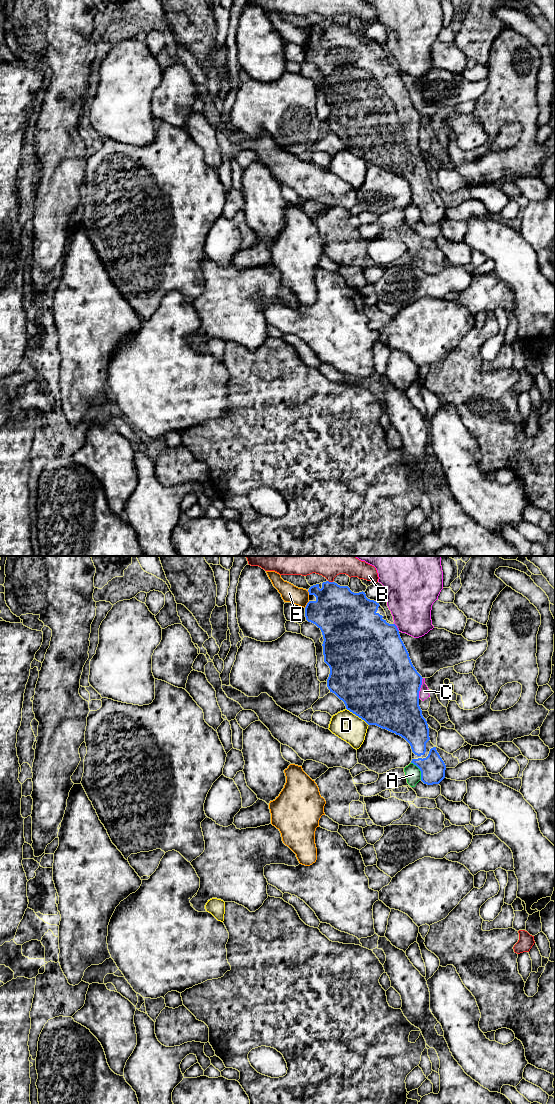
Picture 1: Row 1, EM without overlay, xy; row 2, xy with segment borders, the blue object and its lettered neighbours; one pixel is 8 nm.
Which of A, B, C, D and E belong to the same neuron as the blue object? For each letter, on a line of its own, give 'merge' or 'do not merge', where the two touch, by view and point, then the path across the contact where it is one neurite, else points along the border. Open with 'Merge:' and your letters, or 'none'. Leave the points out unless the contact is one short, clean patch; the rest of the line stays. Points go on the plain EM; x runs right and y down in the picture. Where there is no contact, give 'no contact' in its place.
Merge: none
A: do not merge; meets blue in xy at (420, 210); border along xy (411, 202), (419, 209), (421, 219)
B: do not merge; meets blue in xy at (330, 22); border along xy (328, 20), (332, 22)
C: do not merge; meets blue in xy at (420, 127)
D: do not merge; meets blue in xy at (357, 155)
E: do not merge; meets blue in xy at (307, 44)

